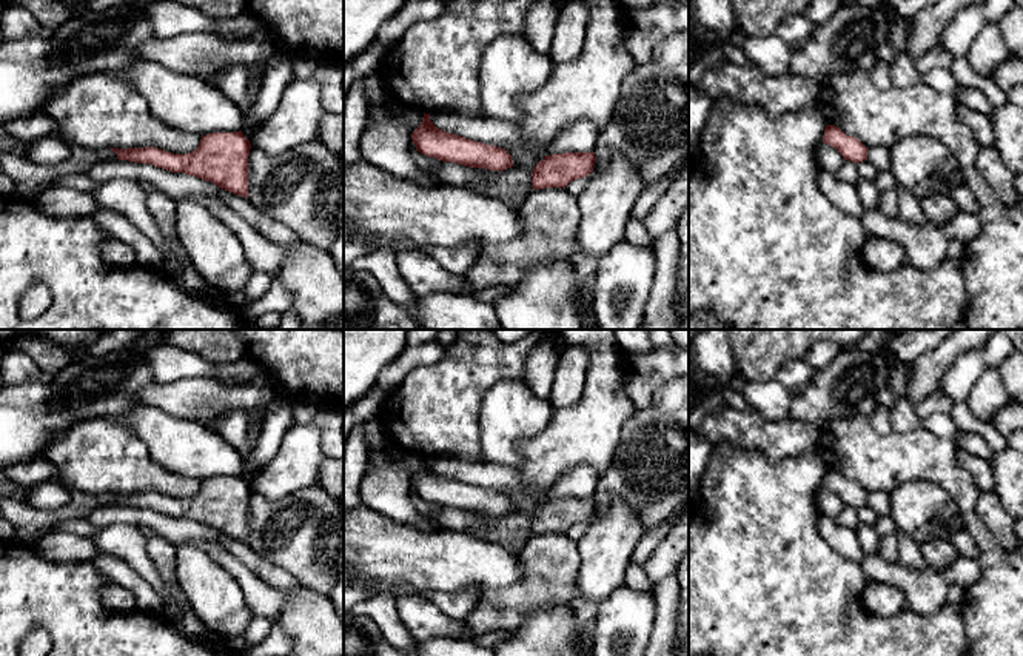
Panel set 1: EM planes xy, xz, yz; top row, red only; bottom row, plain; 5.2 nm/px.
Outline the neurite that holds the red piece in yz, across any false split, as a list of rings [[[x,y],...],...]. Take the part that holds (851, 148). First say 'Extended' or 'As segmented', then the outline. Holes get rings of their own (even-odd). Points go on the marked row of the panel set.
As segmented. [[[826,125],[823,143],[833,146],[844,160],[860,163],[867,160],[867,149],[858,139],[846,136],[840,128]]]

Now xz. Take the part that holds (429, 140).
As segmented. [[[425,112],[421,125],[411,132],[411,140],[416,151],[442,162],[490,171],[504,171],[513,166],[512,156],[504,148],[445,132],[436,128],[430,114]]]

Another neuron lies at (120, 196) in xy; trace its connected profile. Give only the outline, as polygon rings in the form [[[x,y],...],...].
[[[112,179],[99,183],[89,194],[100,208],[122,214],[151,240],[163,254],[163,271],[166,274],[173,276],[182,269],[180,259],[169,249],[165,236],[149,216],[145,197],[136,183],[128,179]]]

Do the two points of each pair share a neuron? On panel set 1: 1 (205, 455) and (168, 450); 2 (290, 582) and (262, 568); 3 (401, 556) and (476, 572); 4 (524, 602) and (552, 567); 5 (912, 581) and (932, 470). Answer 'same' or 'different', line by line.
1: same
2: same
3: same
4: same
5: different

